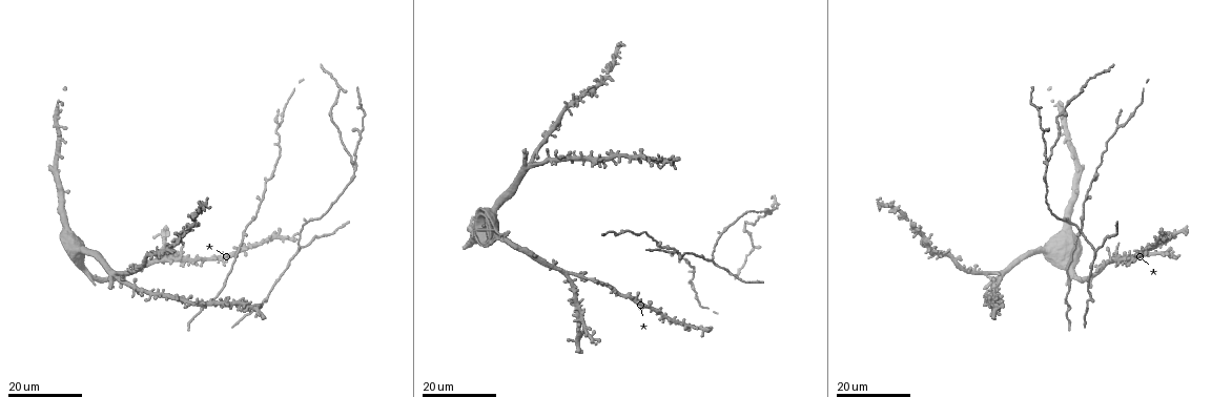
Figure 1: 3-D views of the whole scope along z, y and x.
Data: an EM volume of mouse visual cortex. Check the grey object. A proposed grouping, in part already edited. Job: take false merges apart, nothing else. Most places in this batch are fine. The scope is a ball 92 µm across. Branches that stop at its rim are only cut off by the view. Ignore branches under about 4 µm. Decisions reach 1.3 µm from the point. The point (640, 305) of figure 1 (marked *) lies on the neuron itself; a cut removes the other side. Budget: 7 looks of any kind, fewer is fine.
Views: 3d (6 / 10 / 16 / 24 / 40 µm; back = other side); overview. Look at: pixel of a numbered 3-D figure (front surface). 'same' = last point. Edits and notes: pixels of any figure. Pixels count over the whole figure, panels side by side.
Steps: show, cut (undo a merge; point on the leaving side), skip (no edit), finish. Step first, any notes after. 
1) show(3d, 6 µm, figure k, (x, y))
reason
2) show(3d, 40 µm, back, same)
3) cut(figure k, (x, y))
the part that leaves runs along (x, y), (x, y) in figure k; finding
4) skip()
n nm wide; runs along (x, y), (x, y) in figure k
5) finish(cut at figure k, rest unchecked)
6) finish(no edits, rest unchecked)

show(3d, 16 µm, figure 1, (223, 259))
small branch off a trunk

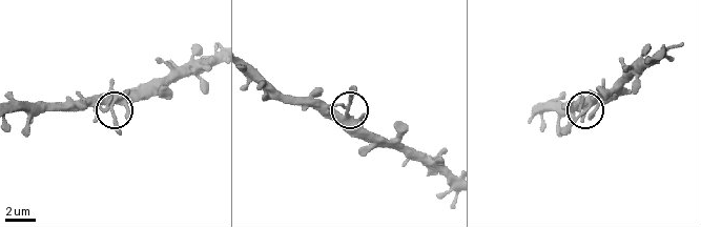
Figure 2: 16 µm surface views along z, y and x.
show(3d, 6 µm, figure 2, (578, 115))
zoom in

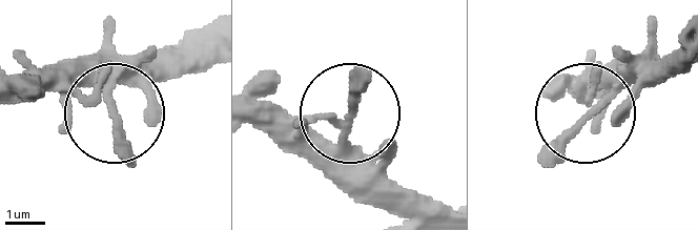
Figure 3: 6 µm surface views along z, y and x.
skip()
side arm 79 µm; 3 arms; all the same neuron

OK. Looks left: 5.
show(3d, 24 µm, figure 1, (277, 126))
three arms meet

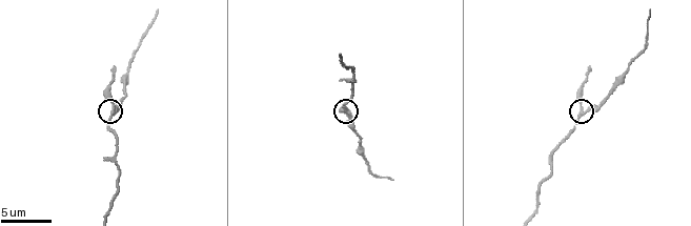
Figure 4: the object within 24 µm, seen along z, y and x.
show(3d, 10 µm, figure 4, (586, 112))

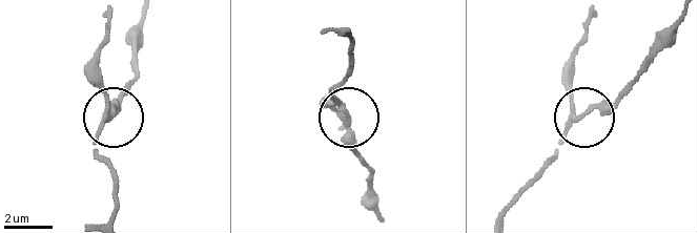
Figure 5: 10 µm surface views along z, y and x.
skip()
180 nm wide; runs along (110, 217), (116, 174), (98, 145), (110, 108), (94, 68) in figure 5; continuous, no second neuron

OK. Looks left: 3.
show(3d, 24 µm, figure 1, (298, 251))

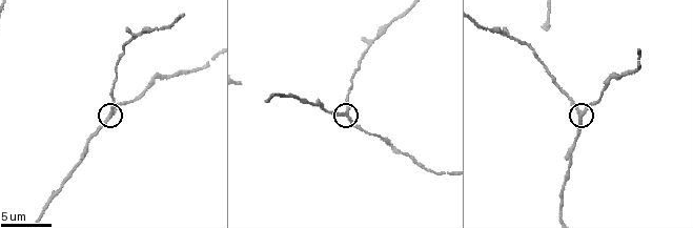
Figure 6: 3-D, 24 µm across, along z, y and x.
show(3d, 10 µm, figure 6, (112, 110))

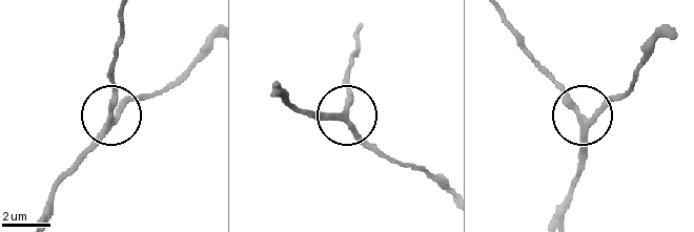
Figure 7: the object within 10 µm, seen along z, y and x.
skip()
side arm 31 µm; 3 arms; continuous, no second neuron

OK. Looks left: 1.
finish(no edits, rest unchecked)

